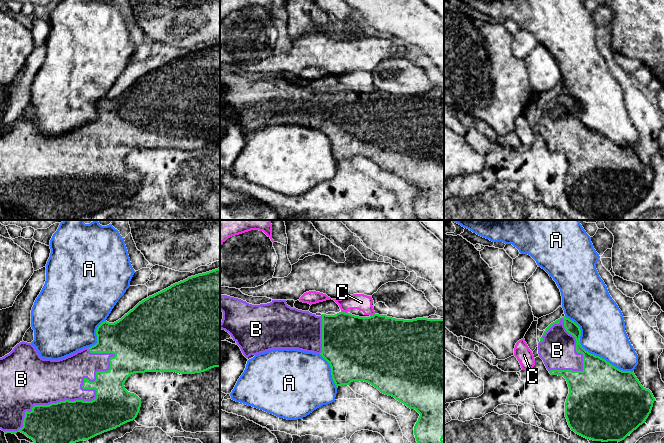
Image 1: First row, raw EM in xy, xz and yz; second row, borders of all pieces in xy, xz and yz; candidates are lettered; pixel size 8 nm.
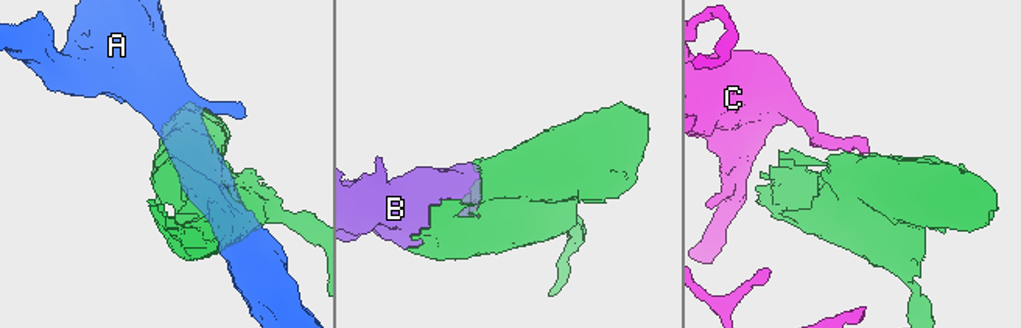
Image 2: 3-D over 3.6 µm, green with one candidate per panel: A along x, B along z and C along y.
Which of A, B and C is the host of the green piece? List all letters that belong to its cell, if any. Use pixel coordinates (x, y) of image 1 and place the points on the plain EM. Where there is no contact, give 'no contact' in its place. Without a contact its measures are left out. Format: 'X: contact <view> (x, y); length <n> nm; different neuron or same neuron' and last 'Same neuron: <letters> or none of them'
A: contact yz (590, 129); length 700 nm; different neuron
B: contact xy (80, 176); length 1100 nm; same neuron
C: contact xz (344, 88); length 60 nm; different neuron
Same neuron: B

